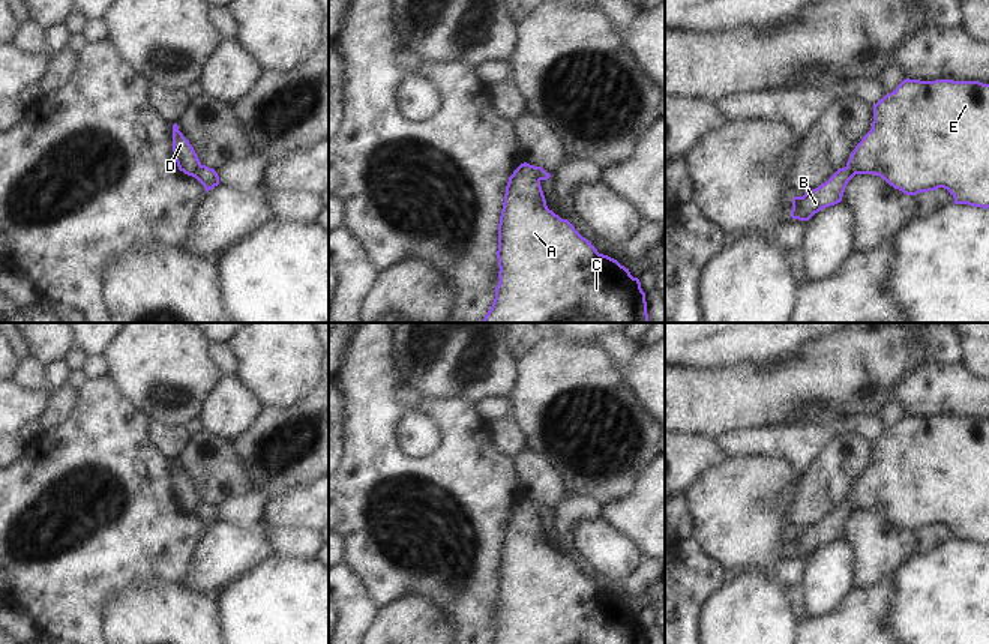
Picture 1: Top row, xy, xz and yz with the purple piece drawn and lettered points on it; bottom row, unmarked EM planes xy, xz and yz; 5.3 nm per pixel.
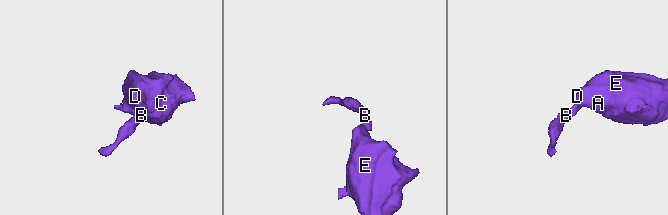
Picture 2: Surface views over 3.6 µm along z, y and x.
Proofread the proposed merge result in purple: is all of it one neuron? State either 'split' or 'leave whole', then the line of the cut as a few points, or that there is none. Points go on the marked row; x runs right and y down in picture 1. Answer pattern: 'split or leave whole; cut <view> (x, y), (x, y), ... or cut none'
split; cut xz (532, 165), (541, 179)

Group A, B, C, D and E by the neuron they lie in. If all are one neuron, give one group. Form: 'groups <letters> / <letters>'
groups A C D E / B

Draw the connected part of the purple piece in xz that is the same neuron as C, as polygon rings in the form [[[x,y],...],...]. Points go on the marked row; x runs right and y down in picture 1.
[[[524,162],[509,177],[498,224],[498,285],[480,323],[650,323],[645,293],[617,260],[599,254],[575,227],[548,209],[534,167]]]

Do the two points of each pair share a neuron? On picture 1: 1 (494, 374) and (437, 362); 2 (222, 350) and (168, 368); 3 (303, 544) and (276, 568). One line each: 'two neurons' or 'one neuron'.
1: one neuron
2: two neurons
3: two neurons

